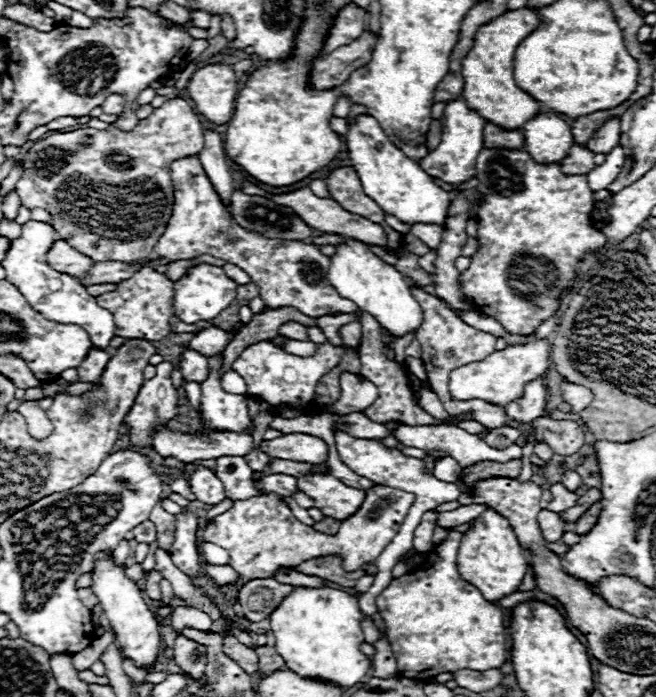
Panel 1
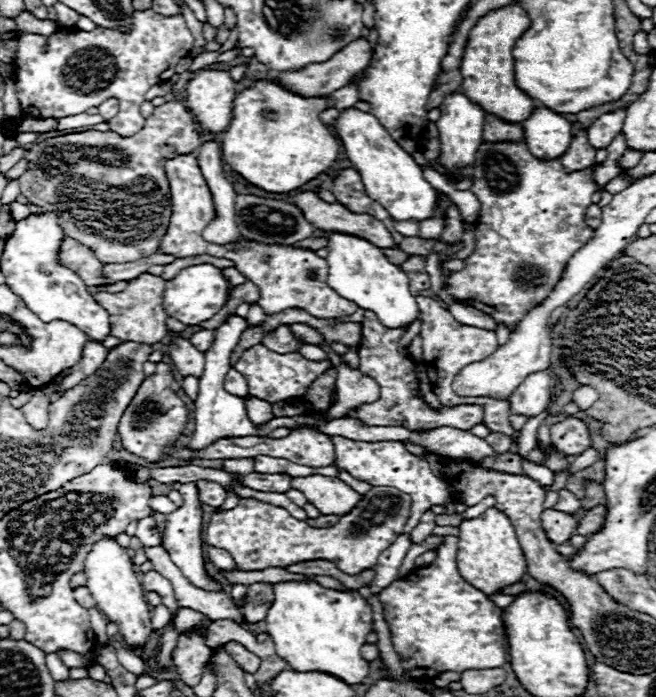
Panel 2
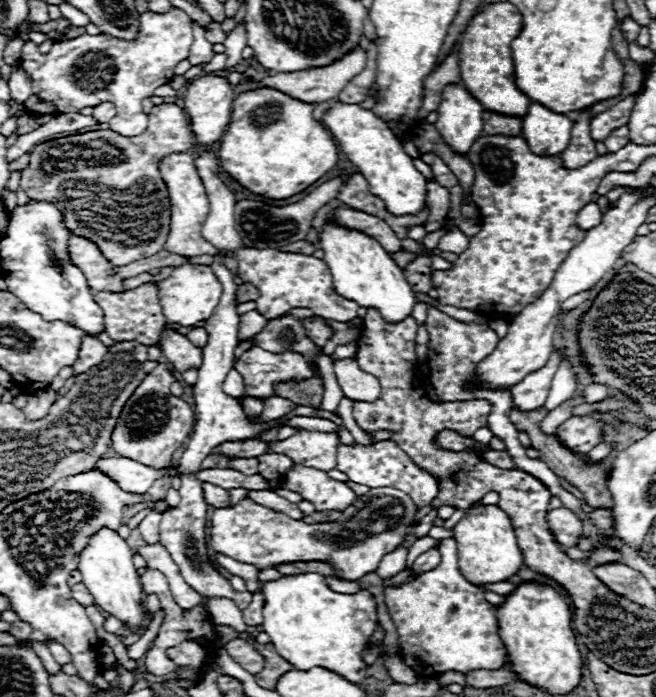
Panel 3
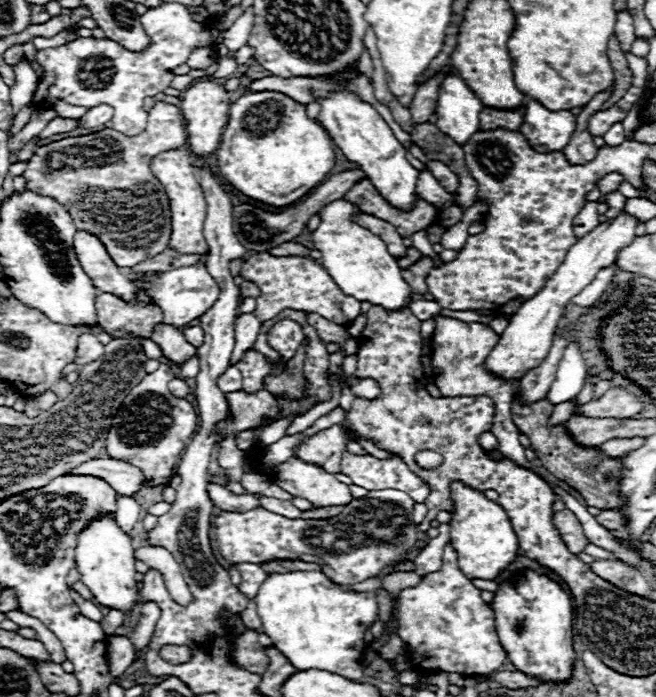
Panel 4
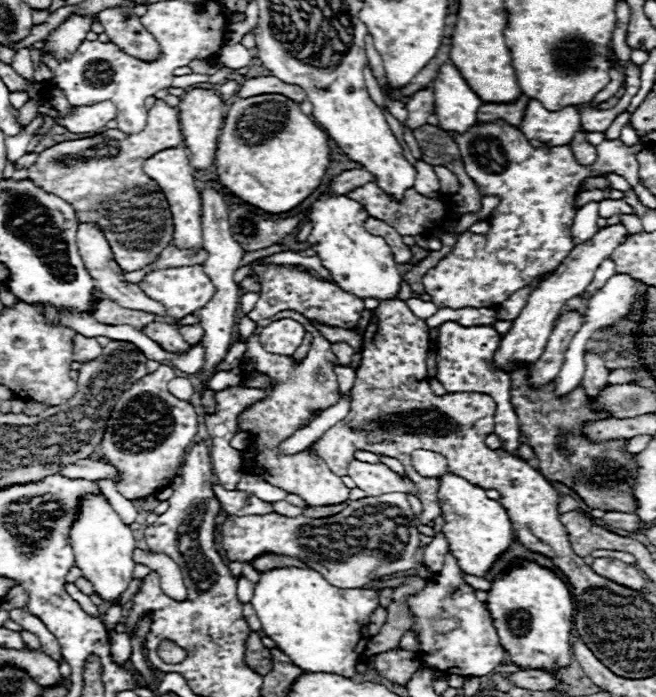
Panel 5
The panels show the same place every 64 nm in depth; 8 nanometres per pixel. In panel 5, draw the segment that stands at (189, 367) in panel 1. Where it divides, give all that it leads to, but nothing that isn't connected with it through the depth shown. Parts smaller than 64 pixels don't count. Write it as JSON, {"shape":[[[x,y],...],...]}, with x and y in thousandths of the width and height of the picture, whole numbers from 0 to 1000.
{"shape":[[[247,459],[232,462],[220,471],[220,479],[226,479],[232,488],[238,488],[247,499],[256,499],[256,505],[287,505],[290,494],[280,491],[274,473],[268,465],[253,465]]]}

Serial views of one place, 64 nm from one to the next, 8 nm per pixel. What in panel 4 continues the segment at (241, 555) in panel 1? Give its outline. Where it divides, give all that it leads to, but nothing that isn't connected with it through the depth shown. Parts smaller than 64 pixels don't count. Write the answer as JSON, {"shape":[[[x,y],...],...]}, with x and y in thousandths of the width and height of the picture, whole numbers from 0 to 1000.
{"shape":[[[604,703],[561,706],[524,726],[524,735],[500,746],[442,746],[436,740],[387,729],[378,735],[341,735],[323,740],[332,792],[351,806],[402,809],[402,803],[463,803],[491,809],[509,838],[543,838],[576,826],[585,809],[604,806],[634,783],[637,760],[628,752],[631,717]]]}

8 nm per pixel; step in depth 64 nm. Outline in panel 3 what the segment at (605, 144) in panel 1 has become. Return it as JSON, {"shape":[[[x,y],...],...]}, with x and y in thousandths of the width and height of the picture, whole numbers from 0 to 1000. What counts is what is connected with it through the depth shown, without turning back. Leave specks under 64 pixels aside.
{"shape":[[[966,138],[960,141],[951,141],[948,146],[942,146],[936,155],[912,164],[902,175],[899,175],[899,195],[905,204],[921,204],[924,195],[945,184],[945,181],[954,181],[957,178],[957,169],[960,169],[960,158],[966,152]]]}

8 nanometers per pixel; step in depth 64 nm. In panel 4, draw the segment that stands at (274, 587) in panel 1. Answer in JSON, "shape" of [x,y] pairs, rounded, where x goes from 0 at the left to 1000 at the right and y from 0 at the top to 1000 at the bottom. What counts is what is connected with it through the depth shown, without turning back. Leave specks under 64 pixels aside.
{"shape":[[[387,858],[381,861],[378,872],[375,872],[366,884],[369,884],[369,892],[375,895],[375,901],[381,901],[381,904],[393,904],[393,901],[399,898],[396,884],[393,884],[393,878],[390,878],[390,864],[387,864]]]}

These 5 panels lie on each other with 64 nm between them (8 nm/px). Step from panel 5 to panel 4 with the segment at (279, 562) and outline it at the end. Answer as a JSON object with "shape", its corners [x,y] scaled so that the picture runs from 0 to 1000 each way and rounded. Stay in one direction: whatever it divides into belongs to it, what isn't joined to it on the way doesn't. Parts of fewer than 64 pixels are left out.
{"shape":[[[418,803],[418,806],[405,806],[405,809],[399,809],[399,815],[402,815],[402,821],[451,821],[451,818],[463,818],[463,821],[470,821],[470,818],[476,818],[476,815],[482,815],[482,818],[491,818],[488,815],[488,809],[476,809],[476,806],[460,806],[460,803]]]}

